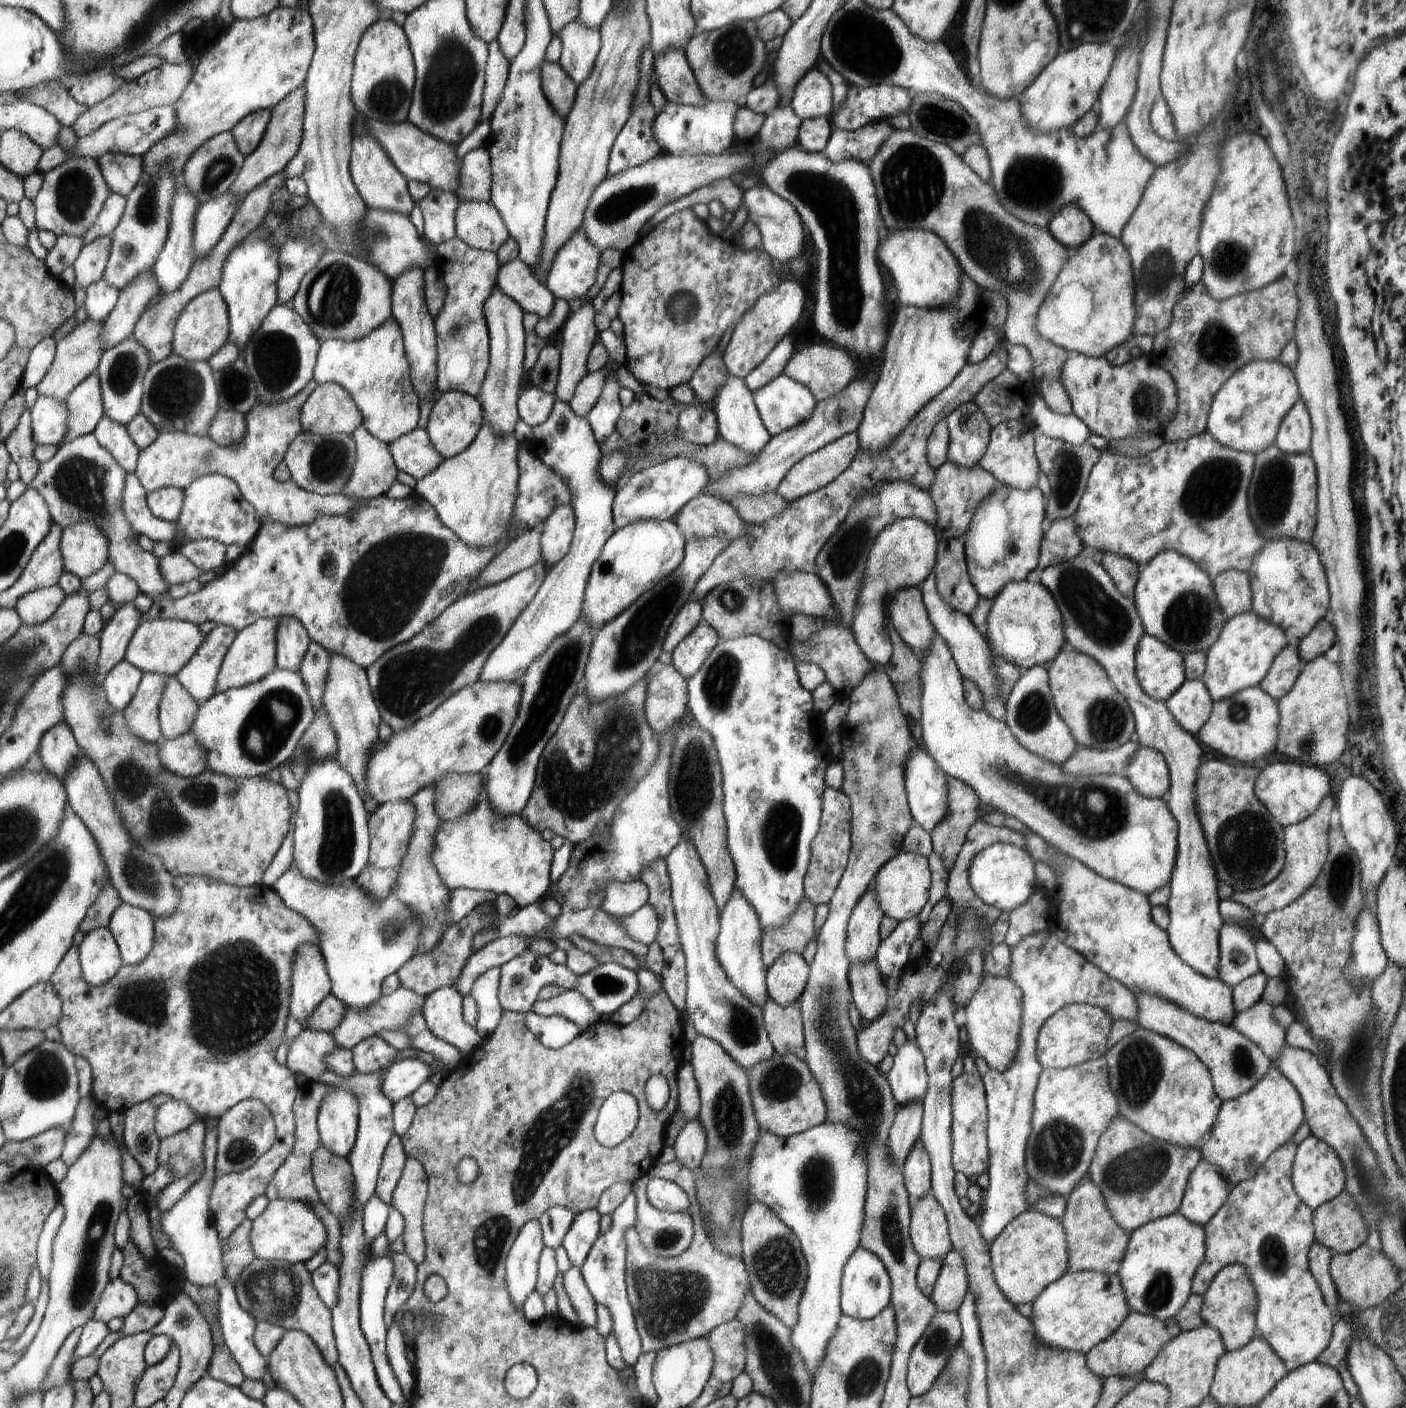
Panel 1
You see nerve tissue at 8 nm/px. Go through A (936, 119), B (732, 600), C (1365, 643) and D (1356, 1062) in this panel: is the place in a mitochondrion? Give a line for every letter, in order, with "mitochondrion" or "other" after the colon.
A: mitochondrion
B: mitochondrion
C: other
D: mitochondrion

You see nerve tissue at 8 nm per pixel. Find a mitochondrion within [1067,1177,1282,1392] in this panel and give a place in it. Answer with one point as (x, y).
(1160, 1291)

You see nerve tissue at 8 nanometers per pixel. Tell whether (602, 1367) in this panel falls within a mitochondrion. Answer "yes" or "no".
no

